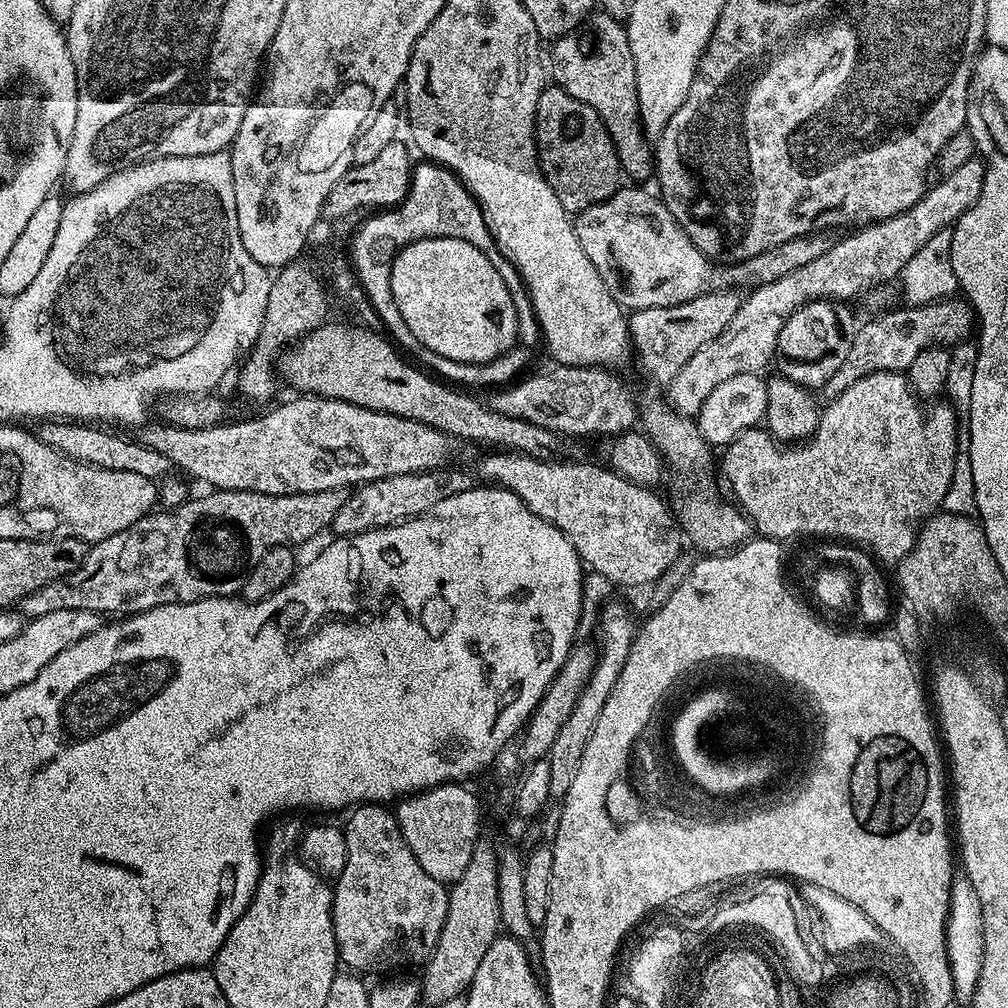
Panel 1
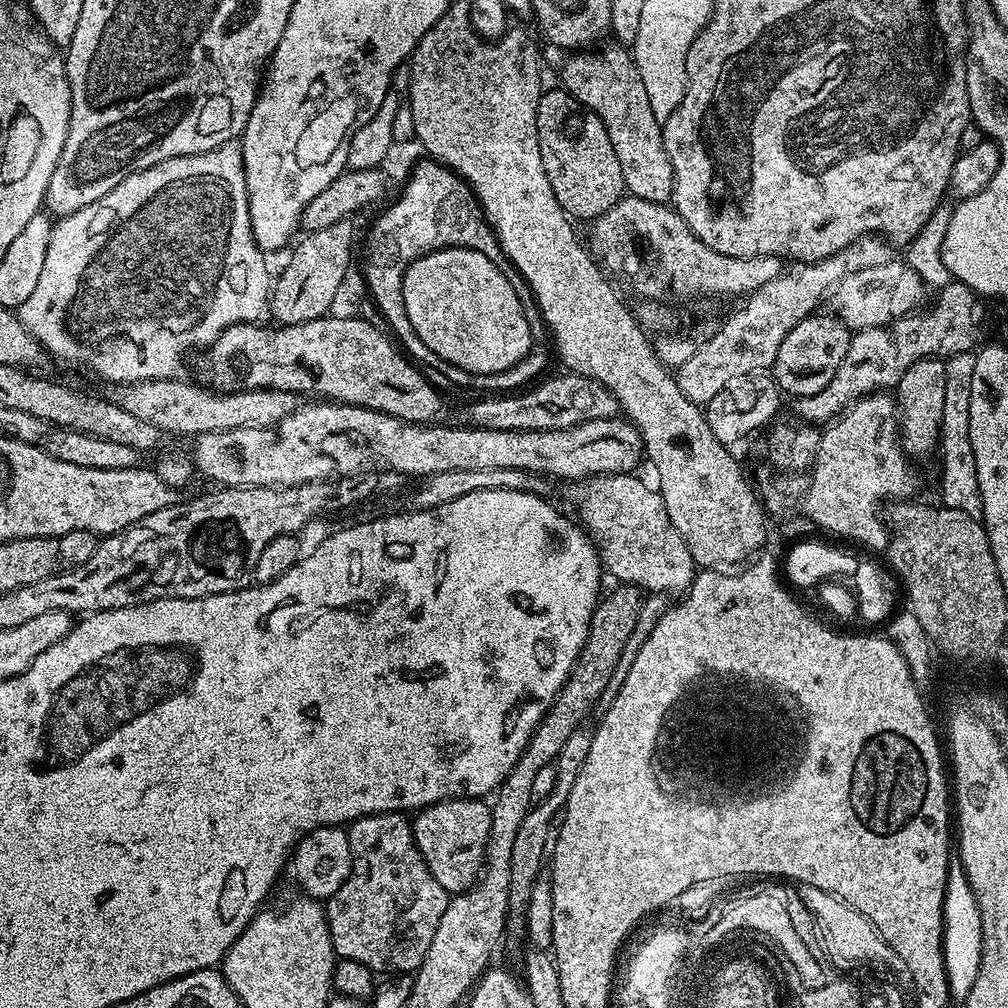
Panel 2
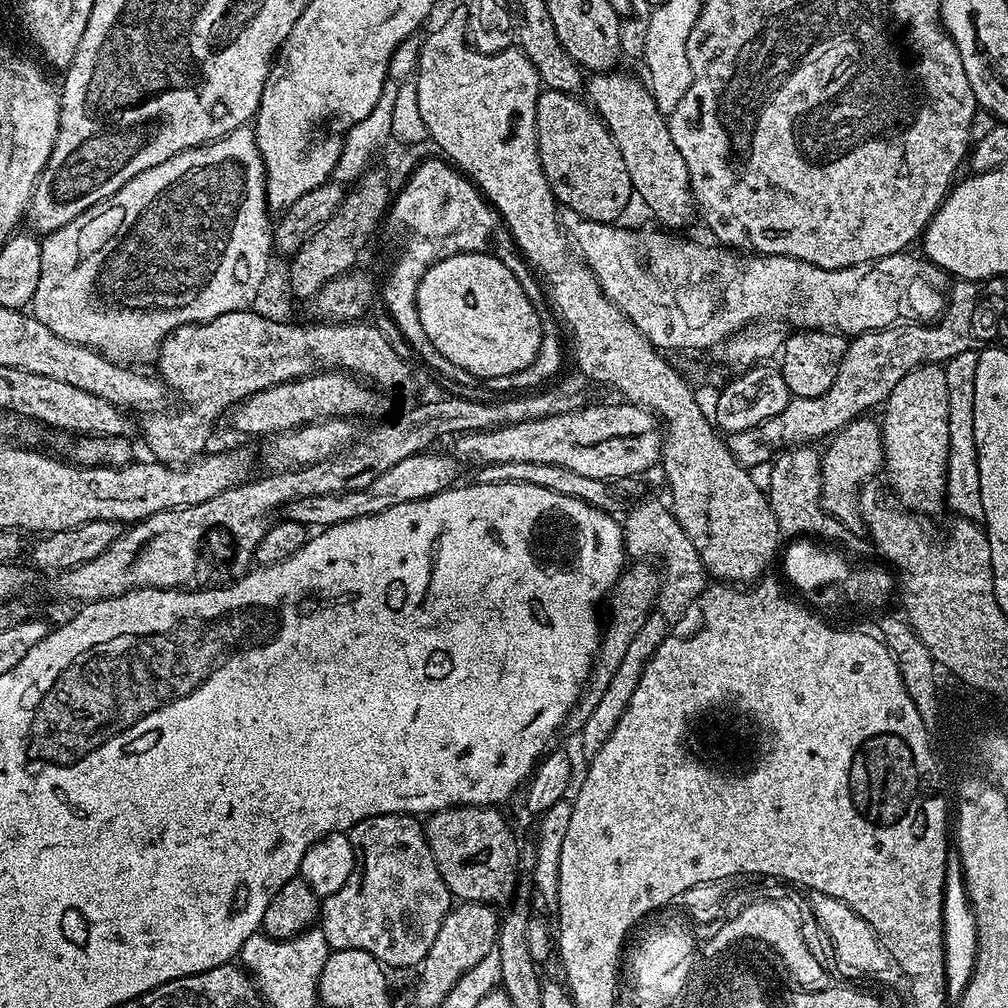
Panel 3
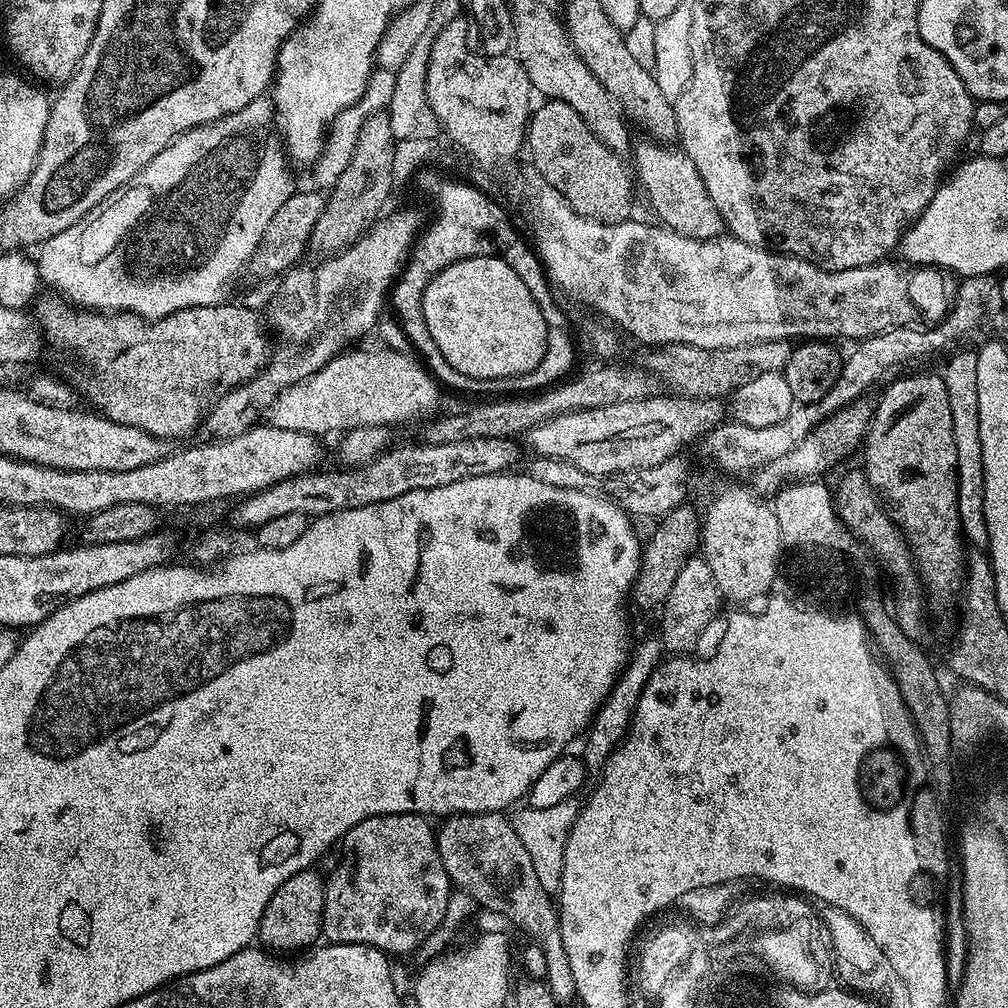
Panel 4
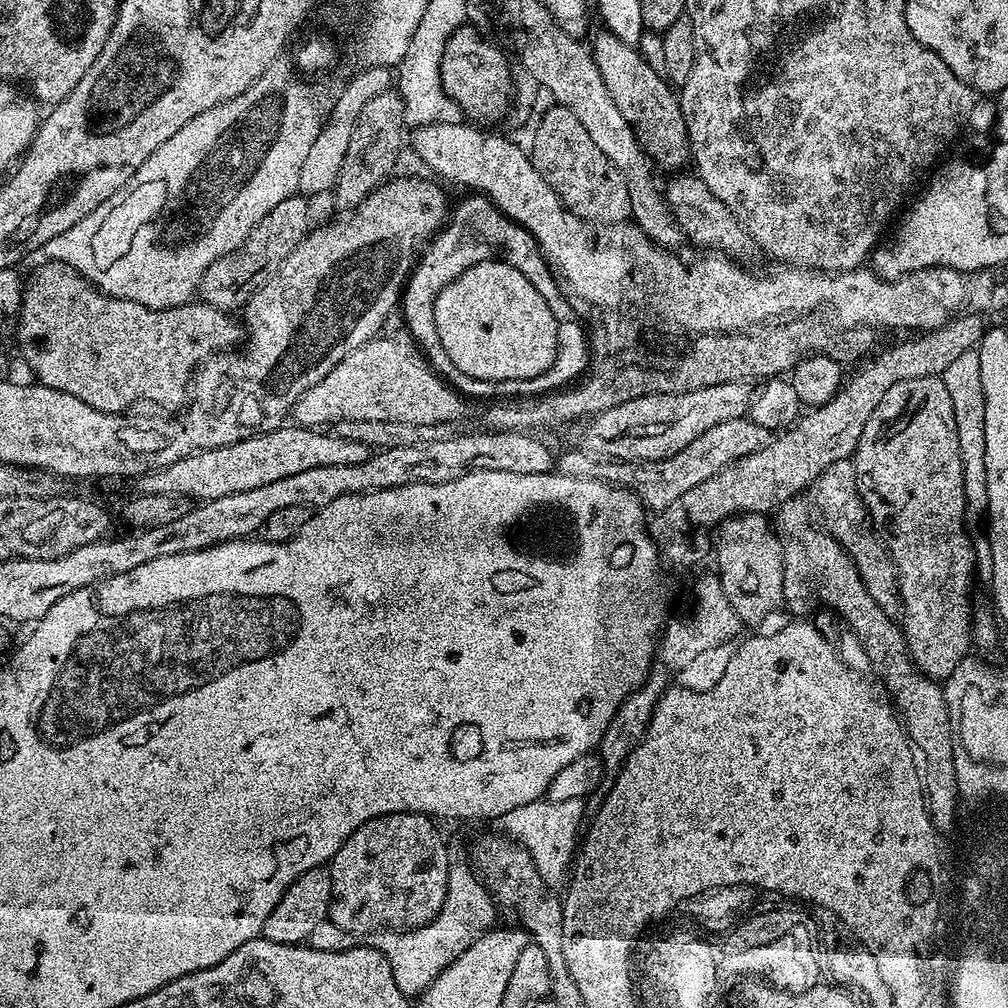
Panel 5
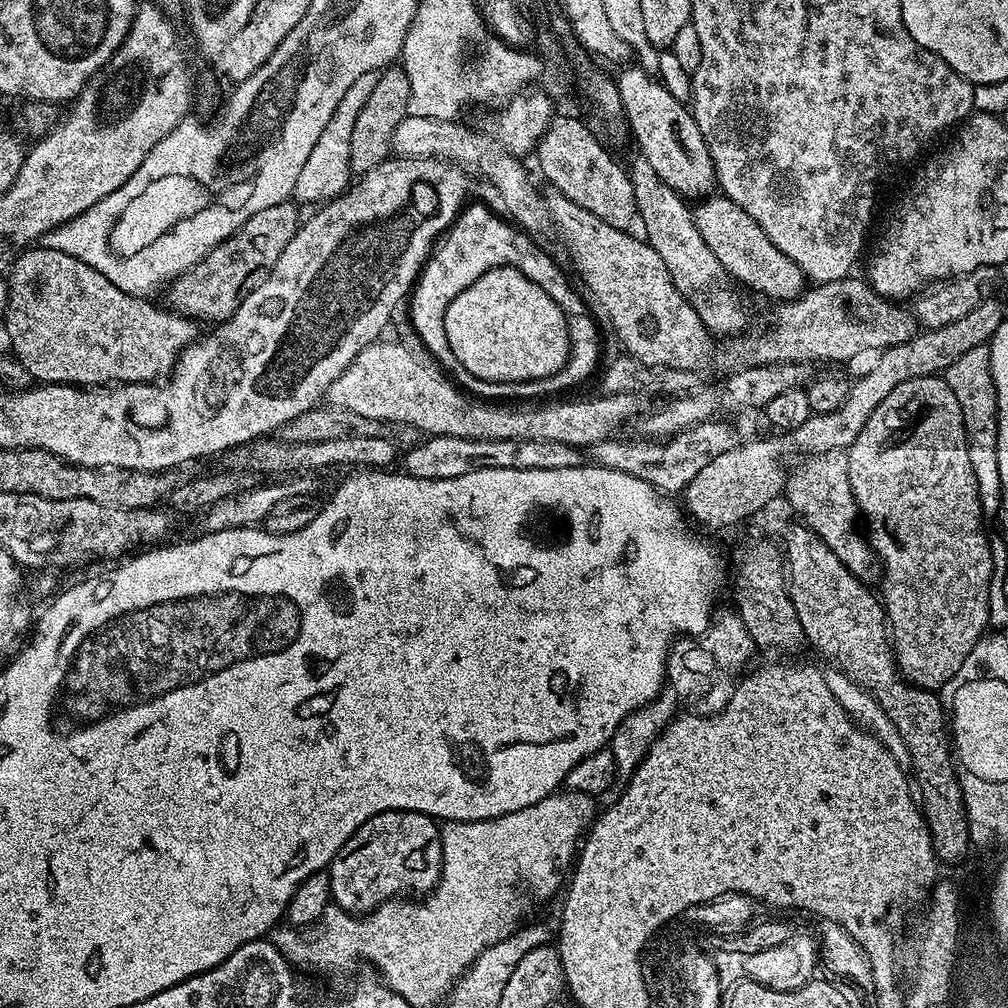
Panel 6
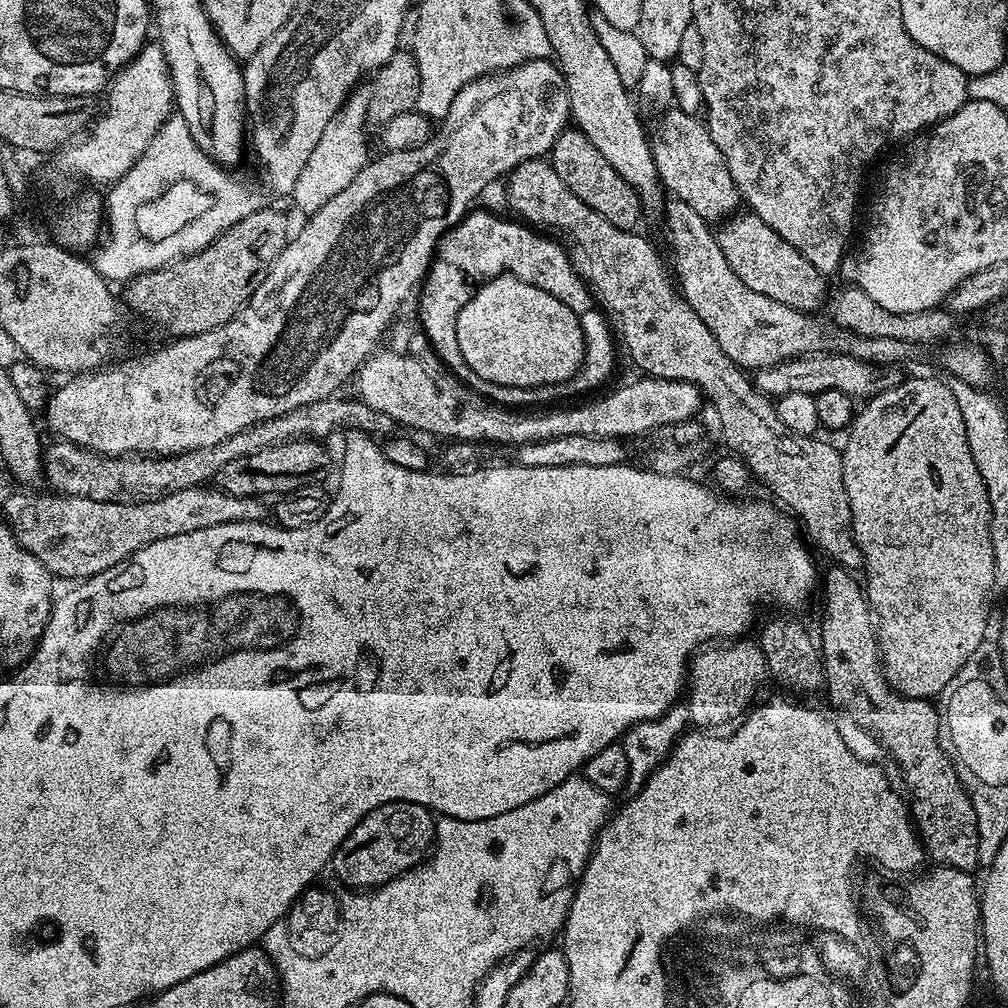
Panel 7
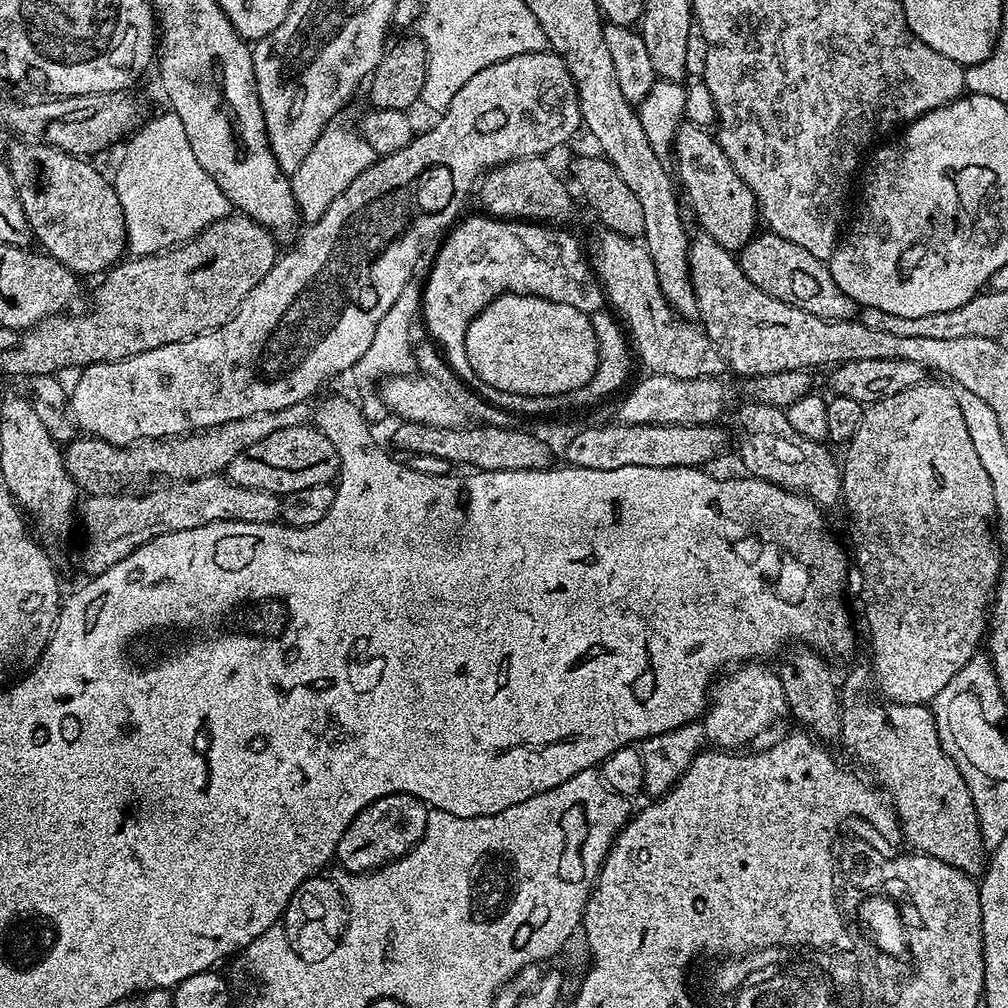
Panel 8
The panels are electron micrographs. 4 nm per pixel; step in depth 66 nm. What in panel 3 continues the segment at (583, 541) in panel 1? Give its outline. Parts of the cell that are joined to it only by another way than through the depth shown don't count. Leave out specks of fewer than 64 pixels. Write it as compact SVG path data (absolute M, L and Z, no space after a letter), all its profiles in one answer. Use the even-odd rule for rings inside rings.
M646 500L632 509L623 523L625 553L636 560L647 559L647 554L663 558L660 594L657 609L667 619L676 616L678 610L686 604L688 596L704 592L708 586L708 575L704 563L698 556L694 544L690 542L677 522L671 509L656 500Z

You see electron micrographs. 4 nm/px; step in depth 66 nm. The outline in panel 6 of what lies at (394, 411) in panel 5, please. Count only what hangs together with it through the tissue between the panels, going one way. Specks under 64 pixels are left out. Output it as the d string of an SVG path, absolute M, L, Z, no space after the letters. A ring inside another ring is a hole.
M387 338L381 339L379 342L366 346L366 350L362 350L362 354L358 354L358 358L354 358L354 362L350 362L350 366L346 366L346 370L342 375L328 387L328 394L326 397L327 403L334 408L345 408L346 410L354 410L354 414L363 414L366 418L385 419L386 422L402 422L408 423L410 426L416 426L420 433L428 436L453 436L454 438L470 438L471 440L493 440L494 442L504 442L506 440L529 440L530 442L566 442L570 446L581 450L591 449L592 445L609 439L632 415L636 412L637 393L627 392L626 394L614 394L613 396L606 396L603 394L597 395L598 398L594 400L564 400L568 398L560 398L555 402L544 402L541 408L532 408L536 406L505 406L500 402L485 402L483 399L477 398L464 391L463 388L457 386L446 375L443 368L427 354L421 354L419 351L415 352L412 348L407 348L404 344L391 344Z

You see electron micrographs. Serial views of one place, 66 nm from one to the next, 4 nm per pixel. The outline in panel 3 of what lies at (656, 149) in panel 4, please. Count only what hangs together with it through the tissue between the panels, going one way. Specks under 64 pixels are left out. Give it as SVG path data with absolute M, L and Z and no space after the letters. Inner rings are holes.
M613 70L597 72L586 80L586 100L597 116L604 121L614 138L618 150L622 150L622 162L630 174L632 191L650 211L656 215L657 225L668 230L684 228L694 220L694 201L690 176L678 146L670 138L665 113L658 110L647 83L628 72Z

